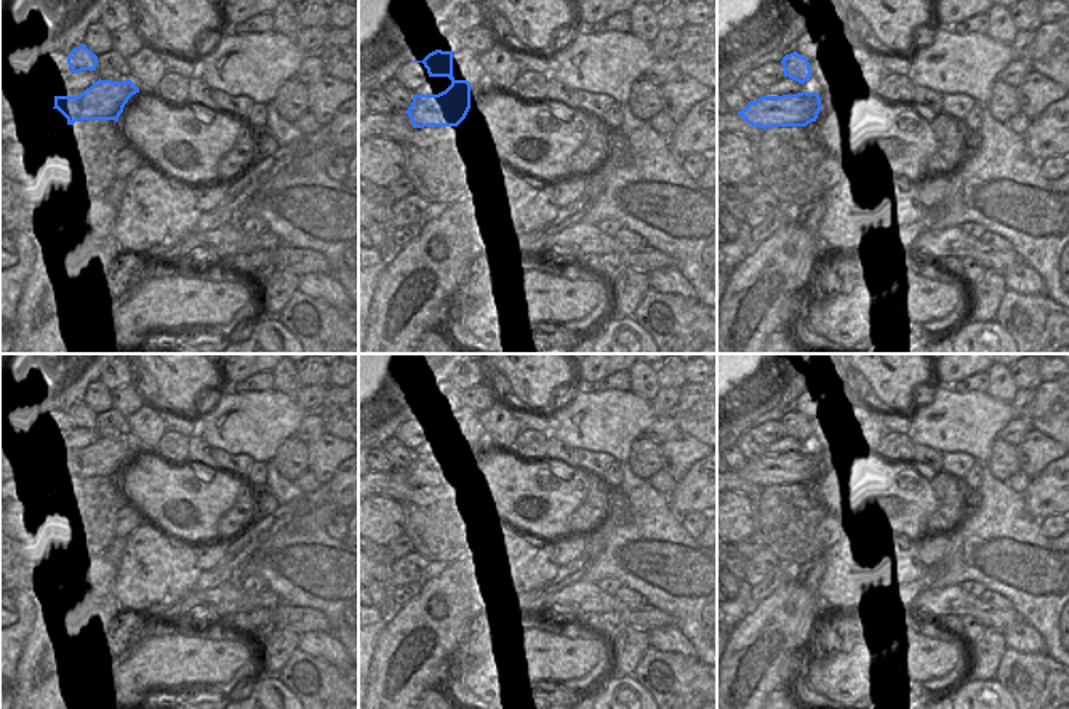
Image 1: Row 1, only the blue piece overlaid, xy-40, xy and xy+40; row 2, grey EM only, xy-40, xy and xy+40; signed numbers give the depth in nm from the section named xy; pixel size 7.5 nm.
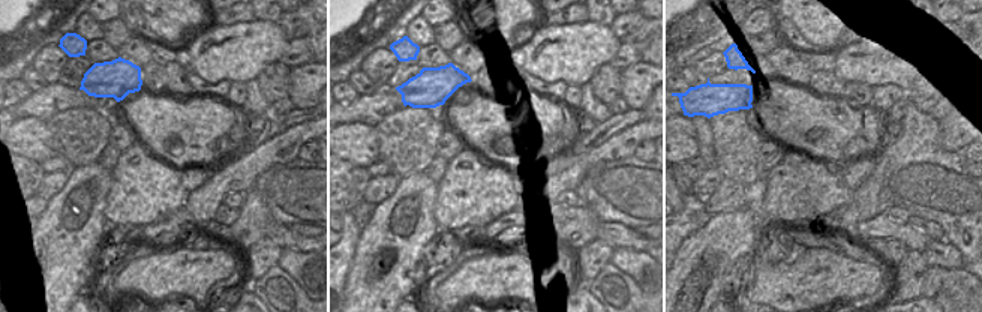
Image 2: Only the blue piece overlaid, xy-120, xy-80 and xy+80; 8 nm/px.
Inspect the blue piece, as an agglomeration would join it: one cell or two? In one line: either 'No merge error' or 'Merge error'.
Merge error.

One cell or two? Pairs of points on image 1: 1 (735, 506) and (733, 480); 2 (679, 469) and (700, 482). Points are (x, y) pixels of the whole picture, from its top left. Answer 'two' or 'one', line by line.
1: two
2: two

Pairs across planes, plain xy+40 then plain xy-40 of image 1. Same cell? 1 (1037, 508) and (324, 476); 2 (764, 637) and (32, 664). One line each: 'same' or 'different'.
1: different
2: same

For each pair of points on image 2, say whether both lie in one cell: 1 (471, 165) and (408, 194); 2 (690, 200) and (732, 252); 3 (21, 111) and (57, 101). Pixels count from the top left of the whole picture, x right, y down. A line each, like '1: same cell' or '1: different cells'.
1: different cells
2: different cells
3: same cell

